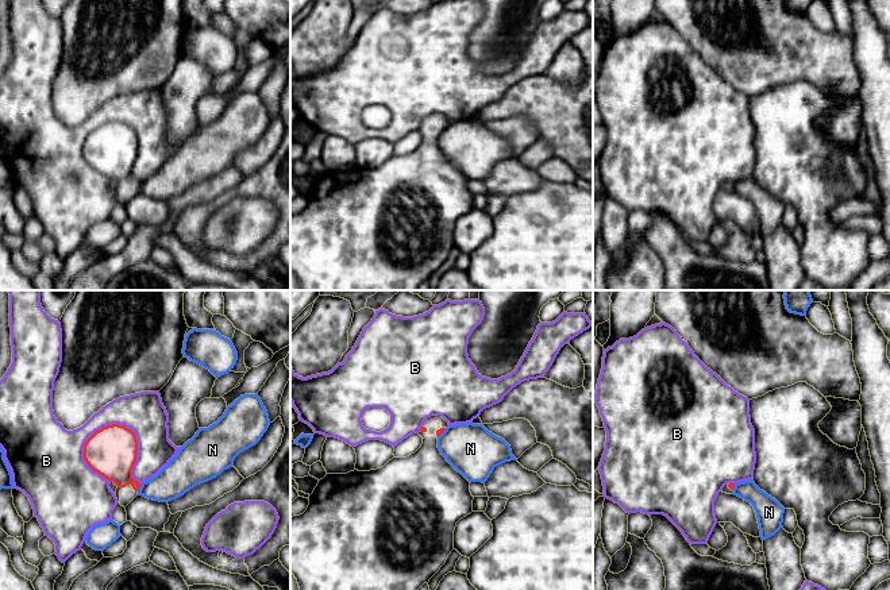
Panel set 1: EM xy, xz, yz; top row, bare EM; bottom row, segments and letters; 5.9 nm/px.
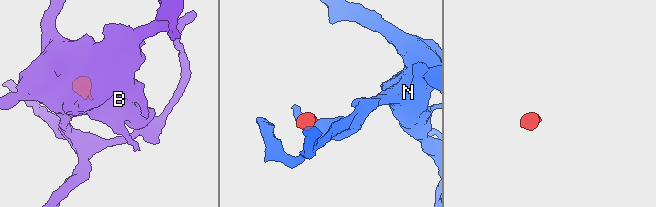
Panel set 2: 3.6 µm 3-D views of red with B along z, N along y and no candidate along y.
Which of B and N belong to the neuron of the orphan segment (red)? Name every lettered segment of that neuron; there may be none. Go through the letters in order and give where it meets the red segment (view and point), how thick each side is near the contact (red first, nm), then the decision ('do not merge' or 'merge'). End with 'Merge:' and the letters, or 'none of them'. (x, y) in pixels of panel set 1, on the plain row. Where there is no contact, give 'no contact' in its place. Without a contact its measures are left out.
B: xy (134, 132) | 300/240 nm | do not merge
N: xy (139, 185) | 280/200 nm | do not merge
Merge: none of them

